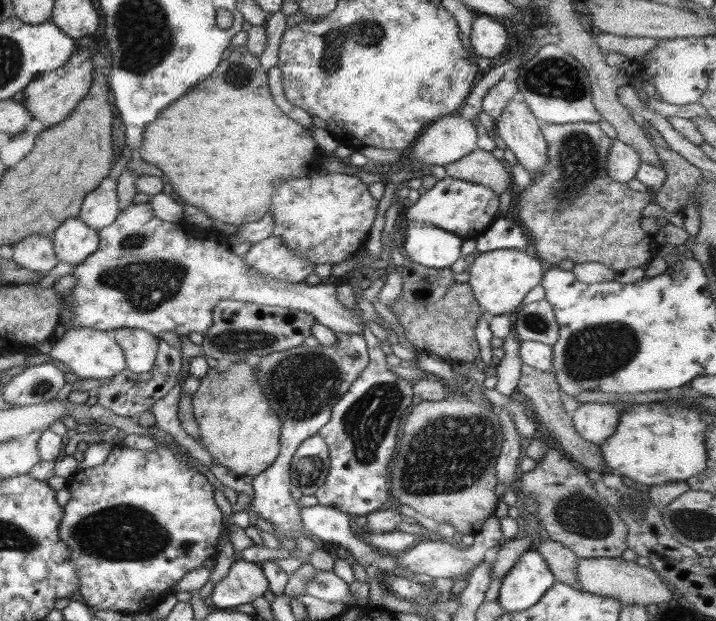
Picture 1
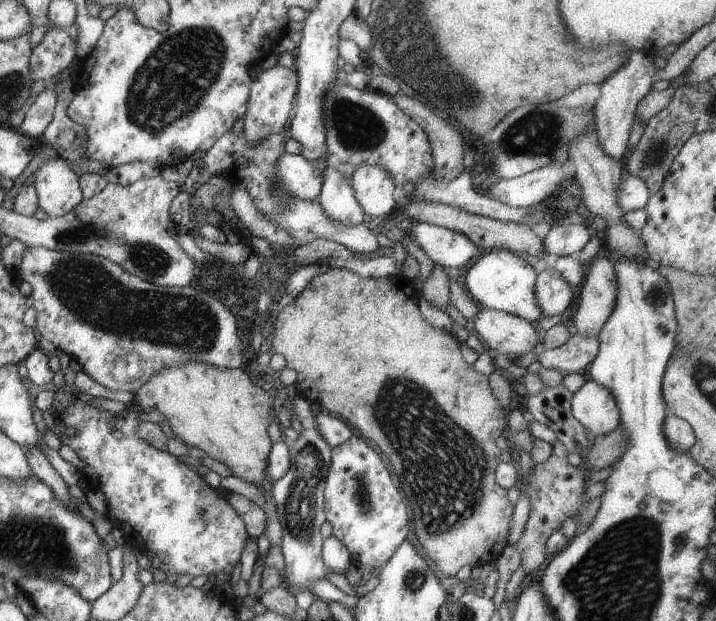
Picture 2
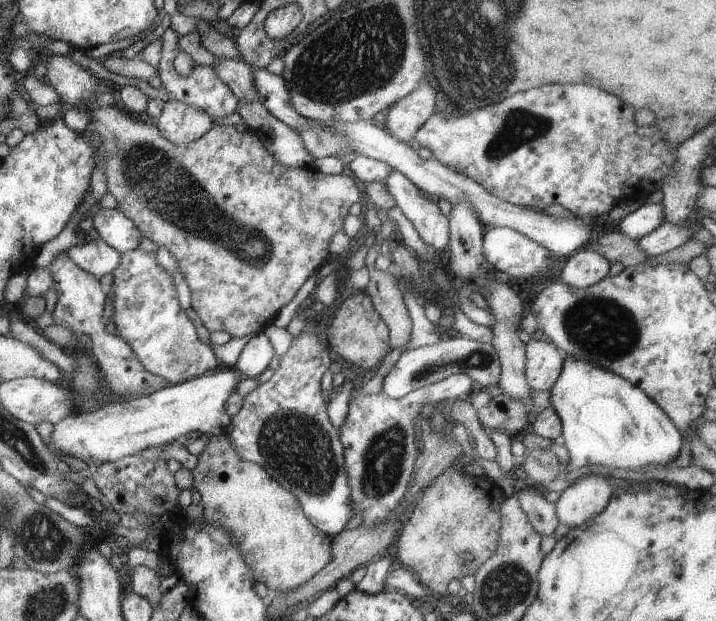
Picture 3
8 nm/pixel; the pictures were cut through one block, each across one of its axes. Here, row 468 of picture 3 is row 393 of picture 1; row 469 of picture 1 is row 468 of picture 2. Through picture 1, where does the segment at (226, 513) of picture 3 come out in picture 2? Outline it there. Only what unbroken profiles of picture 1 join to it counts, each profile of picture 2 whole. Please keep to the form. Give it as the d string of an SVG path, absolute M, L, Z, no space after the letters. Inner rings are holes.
M188 363L154 375L134 392L139 411L157 410L171 433L187 447L204 452L209 459L224 465L231 476L253 484L263 495L271 495L273 480L266 473L272 448L267 428L272 415L272 400L265 392L265 382L251 382L239 369L221 371Z

